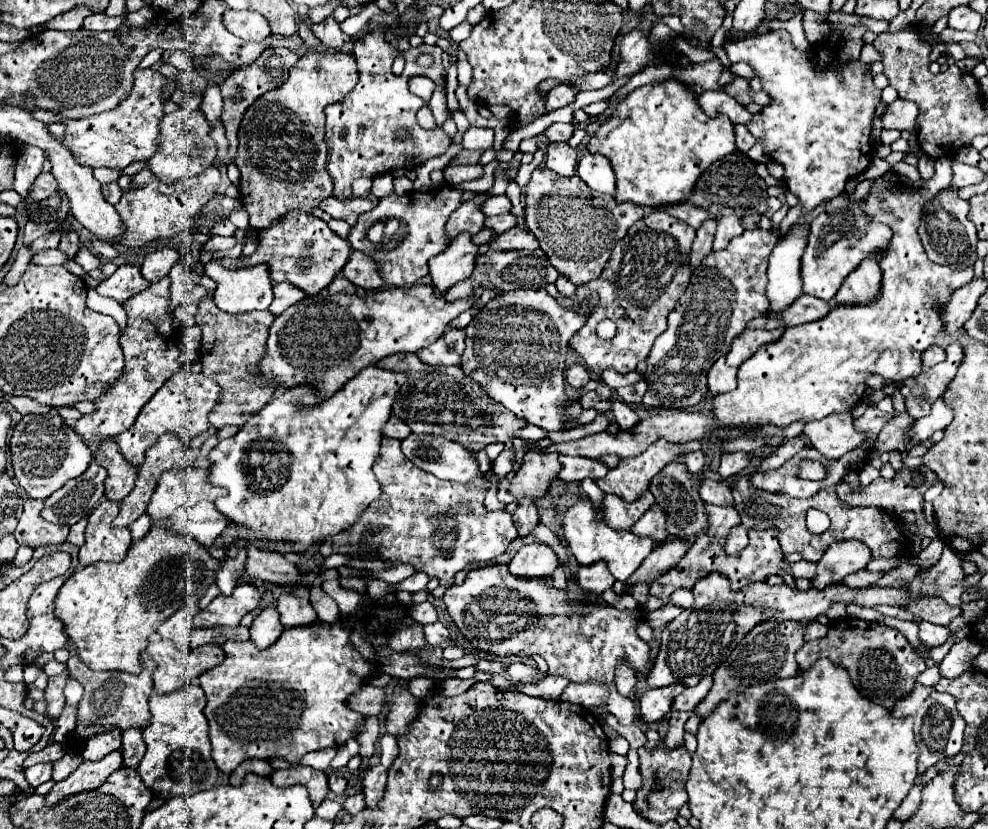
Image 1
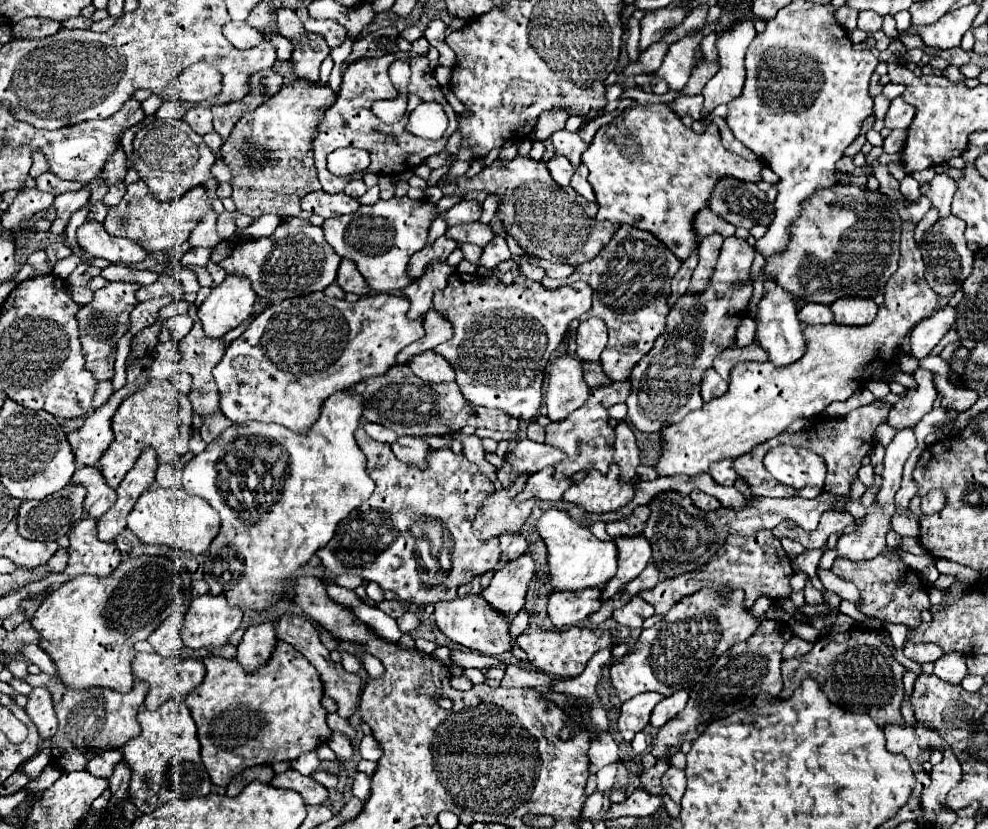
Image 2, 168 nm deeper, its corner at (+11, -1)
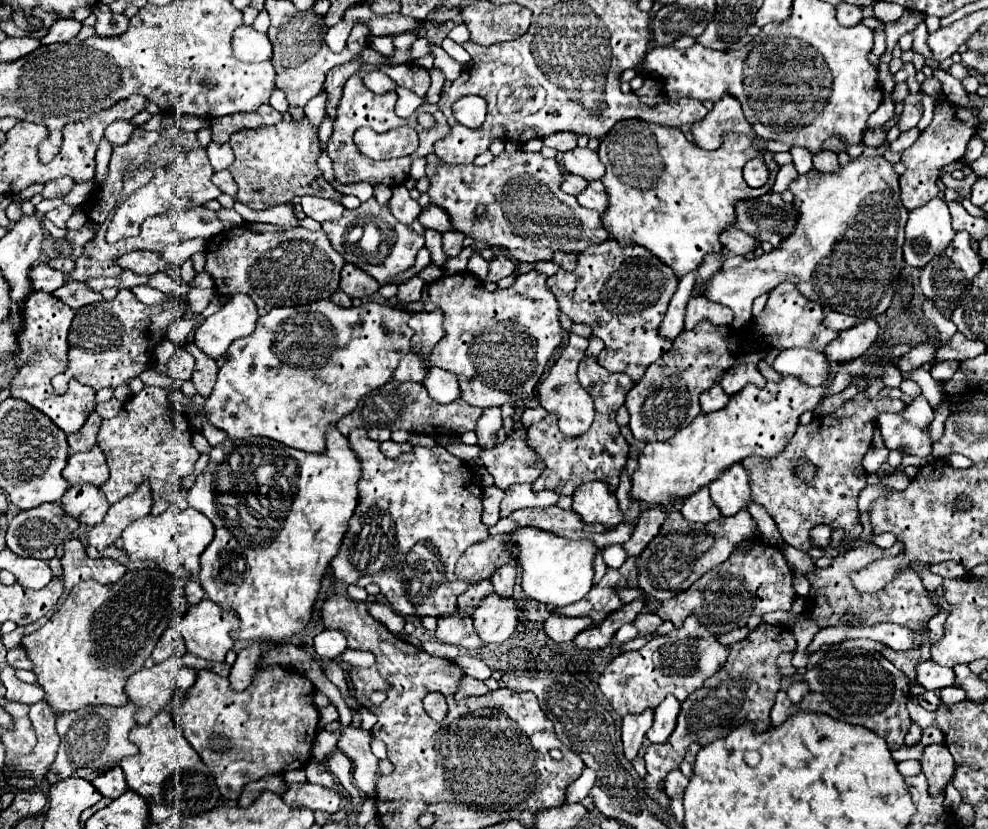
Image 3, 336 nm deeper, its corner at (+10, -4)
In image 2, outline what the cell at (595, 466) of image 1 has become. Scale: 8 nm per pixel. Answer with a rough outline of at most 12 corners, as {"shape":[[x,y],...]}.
{"shape":[[553,467],[529,477],[515,499],[559,501],[571,479],[555,479]]}

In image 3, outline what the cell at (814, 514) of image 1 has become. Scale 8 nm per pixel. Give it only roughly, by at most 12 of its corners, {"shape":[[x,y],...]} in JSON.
{"shape":[[746,508],[710,524],[670,510],[640,554],[656,600],[690,588],[756,536]]}

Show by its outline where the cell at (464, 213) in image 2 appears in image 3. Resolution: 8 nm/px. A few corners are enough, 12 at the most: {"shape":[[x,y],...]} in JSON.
{"shape":[[436,204],[422,210],[424,228],[442,234],[450,230],[450,216]]}

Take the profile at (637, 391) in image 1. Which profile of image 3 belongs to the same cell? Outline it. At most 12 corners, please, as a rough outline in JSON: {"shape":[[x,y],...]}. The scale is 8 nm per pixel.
{"shape":[[584,358],[580,384],[596,404],[582,436],[548,414],[526,442],[546,462],[534,490],[618,486],[628,458],[616,410],[634,382]]}

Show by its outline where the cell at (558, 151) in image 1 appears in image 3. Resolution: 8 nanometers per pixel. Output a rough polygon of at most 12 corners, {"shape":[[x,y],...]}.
{"shape":[[570,172],[562,174],[562,190],[576,196],[588,182]]}

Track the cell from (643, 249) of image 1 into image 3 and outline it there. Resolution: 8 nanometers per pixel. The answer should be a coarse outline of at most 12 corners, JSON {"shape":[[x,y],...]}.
{"shape":[[608,238],[548,278],[560,310],[638,382],[678,276]]}

